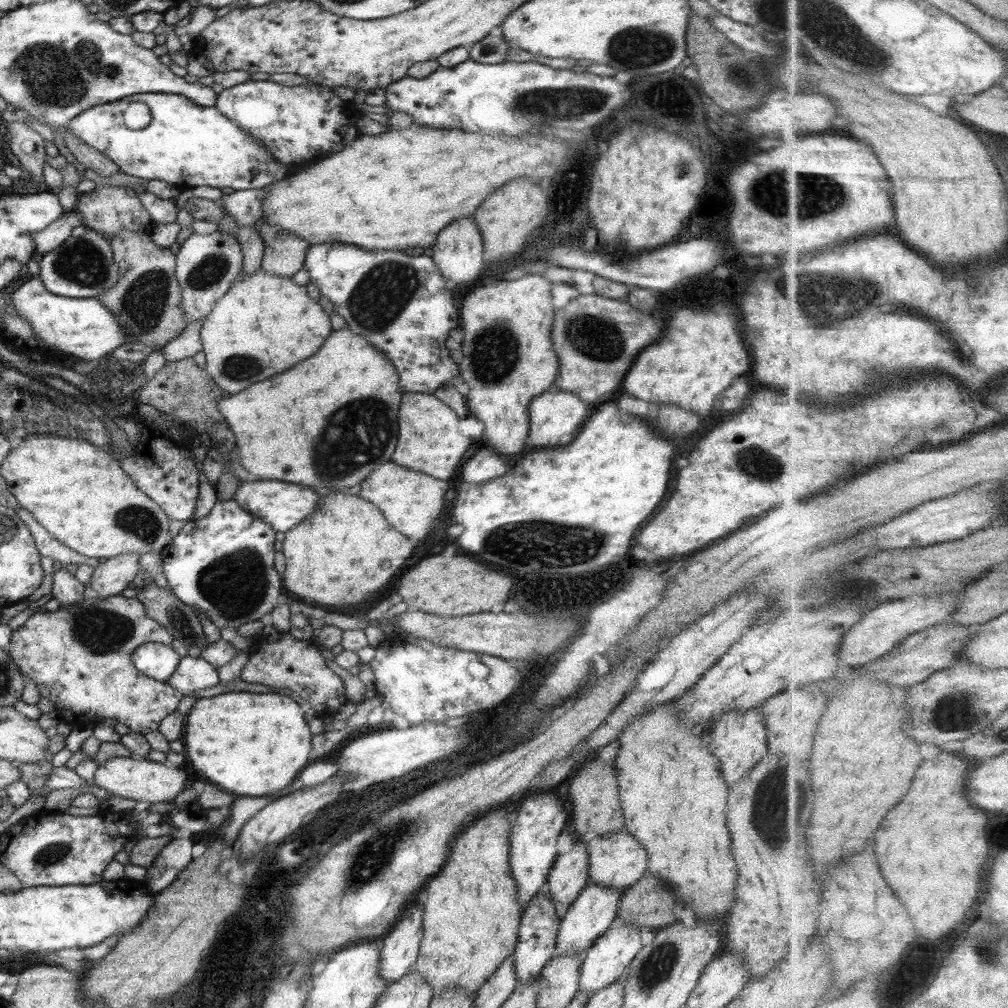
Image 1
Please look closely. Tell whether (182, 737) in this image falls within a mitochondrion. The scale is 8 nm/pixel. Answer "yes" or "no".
no

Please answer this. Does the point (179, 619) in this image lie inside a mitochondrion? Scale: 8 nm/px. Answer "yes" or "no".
yes

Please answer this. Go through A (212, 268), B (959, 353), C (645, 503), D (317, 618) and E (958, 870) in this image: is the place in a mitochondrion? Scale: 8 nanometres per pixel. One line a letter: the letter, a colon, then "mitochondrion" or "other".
A: mitochondrion
B: other
C: other
D: other
E: other

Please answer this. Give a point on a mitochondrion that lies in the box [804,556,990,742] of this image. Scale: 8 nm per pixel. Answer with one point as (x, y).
(956, 711)

